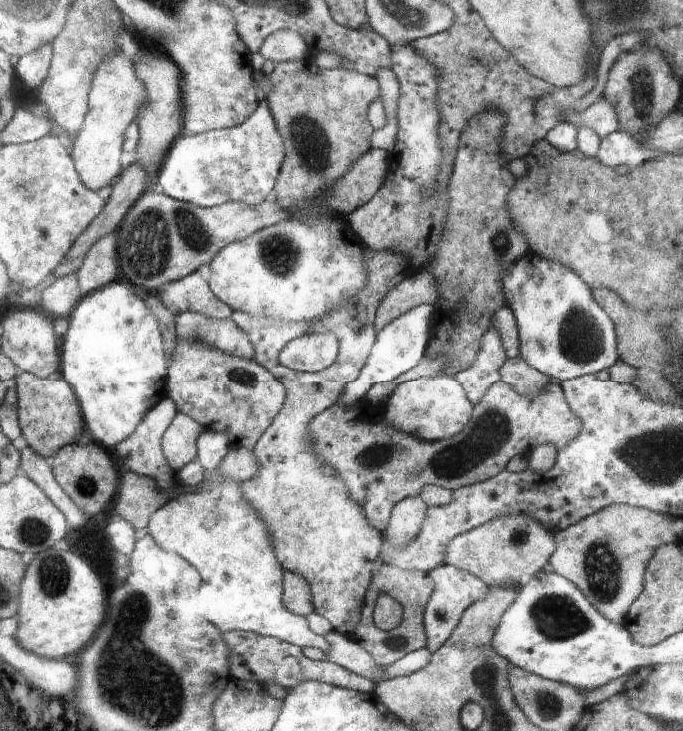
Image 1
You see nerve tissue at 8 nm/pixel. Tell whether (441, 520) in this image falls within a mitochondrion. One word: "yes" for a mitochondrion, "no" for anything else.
no

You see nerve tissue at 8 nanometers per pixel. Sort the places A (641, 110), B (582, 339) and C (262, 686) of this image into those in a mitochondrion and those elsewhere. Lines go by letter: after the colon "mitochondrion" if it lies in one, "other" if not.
A: mitochondrion
B: mitochondrion
C: other

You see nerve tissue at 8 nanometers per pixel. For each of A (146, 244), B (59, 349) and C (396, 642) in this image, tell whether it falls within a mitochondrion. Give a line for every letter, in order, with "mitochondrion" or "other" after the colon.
A: mitochondrion
B: other
C: mitochondrion

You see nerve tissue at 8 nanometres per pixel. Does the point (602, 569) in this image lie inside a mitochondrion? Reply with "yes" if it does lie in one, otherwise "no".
yes

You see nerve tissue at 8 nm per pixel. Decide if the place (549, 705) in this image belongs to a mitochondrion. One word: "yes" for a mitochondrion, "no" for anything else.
yes

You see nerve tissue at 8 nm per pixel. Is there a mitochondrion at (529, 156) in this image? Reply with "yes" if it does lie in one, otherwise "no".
no

